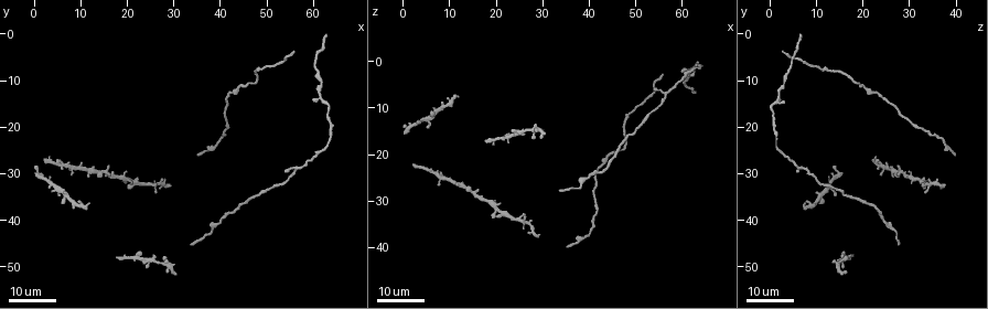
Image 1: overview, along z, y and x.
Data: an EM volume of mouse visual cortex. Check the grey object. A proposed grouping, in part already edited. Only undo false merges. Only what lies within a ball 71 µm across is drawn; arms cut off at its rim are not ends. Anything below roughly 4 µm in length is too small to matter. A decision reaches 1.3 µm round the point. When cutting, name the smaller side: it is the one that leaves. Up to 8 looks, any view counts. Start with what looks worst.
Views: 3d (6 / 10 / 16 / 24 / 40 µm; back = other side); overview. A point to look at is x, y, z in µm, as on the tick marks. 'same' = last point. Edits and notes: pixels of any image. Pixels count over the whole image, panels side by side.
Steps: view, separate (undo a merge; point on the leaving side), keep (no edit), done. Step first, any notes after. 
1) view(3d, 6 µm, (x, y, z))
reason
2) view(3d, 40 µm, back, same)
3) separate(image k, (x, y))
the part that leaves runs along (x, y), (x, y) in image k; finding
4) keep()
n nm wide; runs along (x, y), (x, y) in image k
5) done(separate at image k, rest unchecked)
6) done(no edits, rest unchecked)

view(3d, 24 µm, (61.5, 10.5, 2.5))

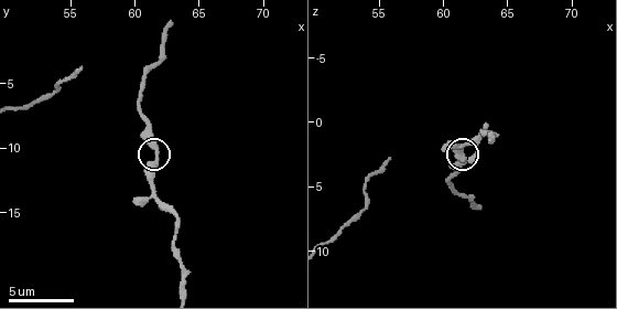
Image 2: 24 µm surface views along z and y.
view(3d, 10 µm, same)

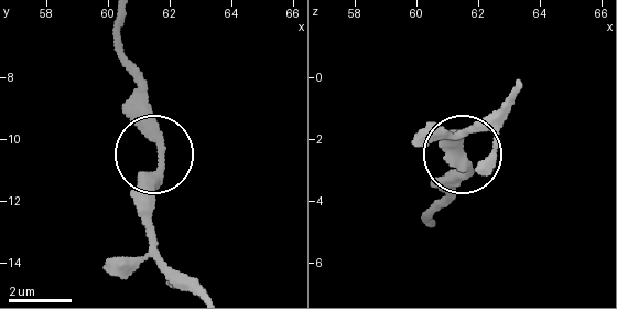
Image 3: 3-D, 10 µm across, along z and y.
keep()
300 nm wide; continuous, no second neuron

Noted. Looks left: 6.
view(3d, 10 µm, (53.8, 5.0, 5.0))
narrows sharply

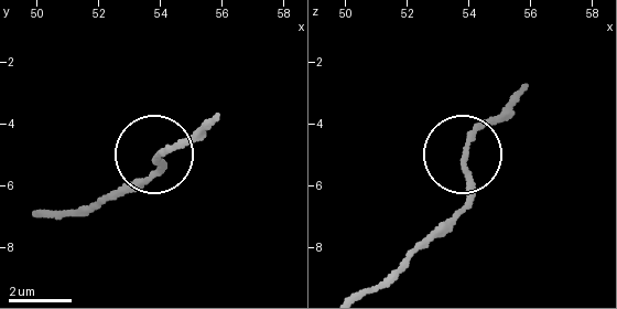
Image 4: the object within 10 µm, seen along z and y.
keep()
continuous, no second neuron

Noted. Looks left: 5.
view(3d, 24 µm, (55.5, 30.5, 9.0))
arms run side by side

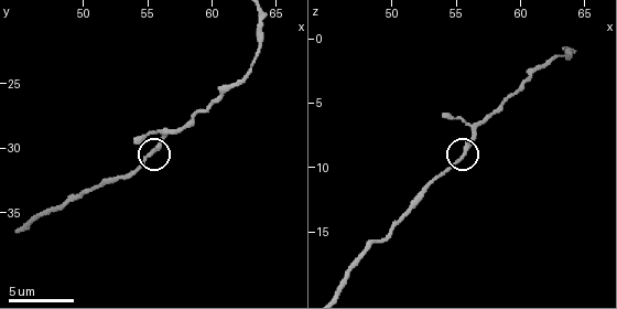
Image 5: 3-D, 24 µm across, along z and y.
view(3d, 10 µm, (55.4, 30.4, 9.2))

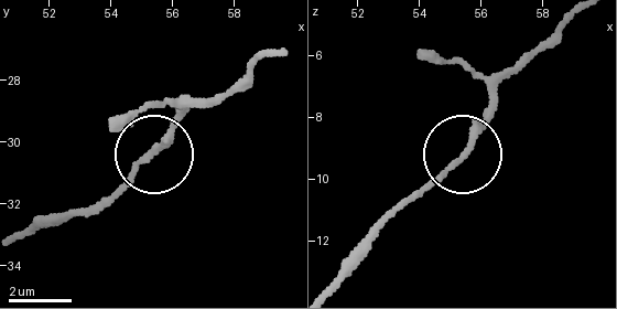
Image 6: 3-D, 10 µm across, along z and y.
keep()
runs along (273, 51), (218, 95), (188, 106), (162, 148), (101, 201) in image 6; all the same neuron

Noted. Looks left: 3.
view(3d, 10 µm, (60.6, 5.6, 4.6))

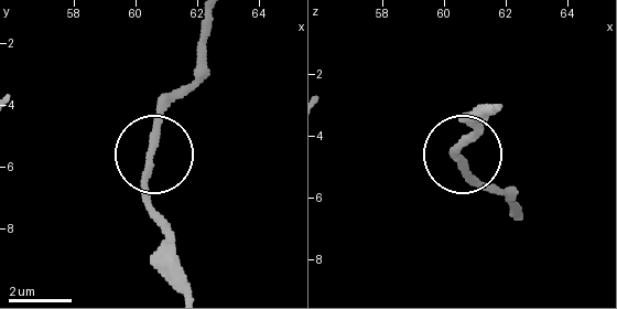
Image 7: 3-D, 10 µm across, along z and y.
keep()
one neuron here

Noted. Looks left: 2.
done(no edits, rest unchecked)

